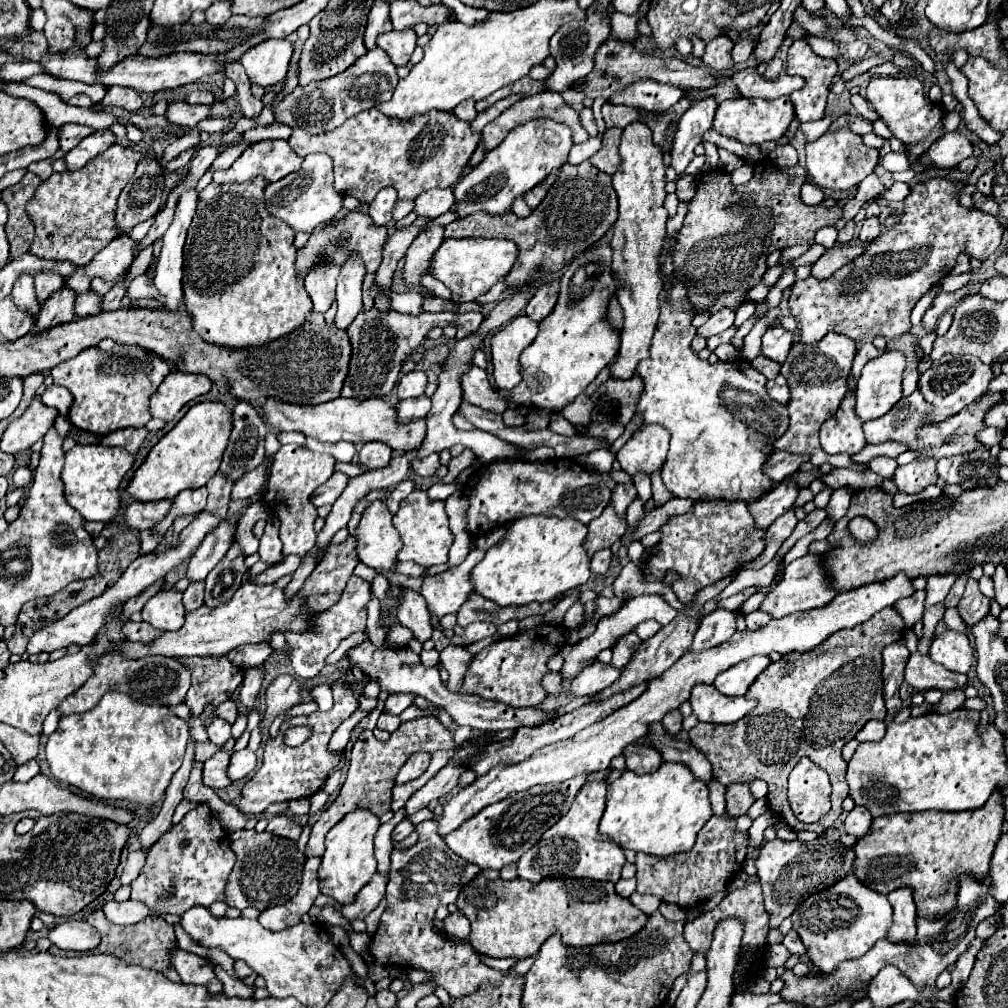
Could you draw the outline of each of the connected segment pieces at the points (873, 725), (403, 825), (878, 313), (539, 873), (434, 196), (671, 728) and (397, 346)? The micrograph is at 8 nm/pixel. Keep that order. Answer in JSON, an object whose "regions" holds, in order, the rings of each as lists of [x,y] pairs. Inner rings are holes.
{"regions":[[[[872,720],[872,722],[868,722],[868,724],[856,734],[856,740],[858,740],[858,742],[882,740],[882,738],[884,738],[884,730],[886,730],[886,724],[884,724],[884,722],[880,722],[880,720]]],[[[406,818],[406,820],[402,820],[402,822],[394,828],[394,832],[392,832],[392,840],[404,840],[404,838],[408,838],[414,830],[416,830],[416,826]]],[[[932,178],[924,184],[910,186],[902,220],[870,242],[862,256],[836,270],[830,278],[818,280],[810,276],[806,280],[796,280],[788,298],[788,308],[800,324],[800,342],[818,344],[828,332],[838,332],[852,340],[910,334],[910,312],[914,304],[938,280],[950,274],[948,264],[954,268],[958,254],[968,242],[970,256],[980,260],[992,256],[1000,248],[1004,228],[992,214],[962,208],[958,196],[954,196],[960,188],[960,182],[950,182],[946,178]]],[[[586,784],[572,802],[566,816],[562,816],[542,838],[518,860],[518,878],[538,884],[548,878],[590,878],[590,880],[620,880],[620,870],[626,862],[624,852],[616,842],[604,840],[598,834],[598,822],[606,804],[606,784]]],[[[432,188],[432,190],[426,190],[424,194],[420,194],[414,200],[414,204],[416,204],[414,206],[416,216],[434,220],[452,208],[454,194],[452,194],[452,188]]],[[[670,710],[670,712],[662,718],[662,726],[664,726],[664,730],[666,730],[670,736],[678,734],[678,732],[682,730],[682,716],[680,716],[680,712],[678,712],[678,710]]],[[[374,308],[370,312],[360,312],[356,316],[356,322],[348,326],[348,338],[352,344],[352,356],[350,356],[350,370],[342,386],[342,396],[344,398],[358,398],[358,400],[368,400],[368,398],[382,398],[386,396],[400,374],[400,366],[406,354],[410,354],[424,336],[440,326],[456,326],[456,340],[468,338],[474,334],[480,324],[482,324],[482,314],[480,312],[464,312],[464,314],[454,314],[454,312],[424,312],[418,316],[412,314],[380,314]]]]}

